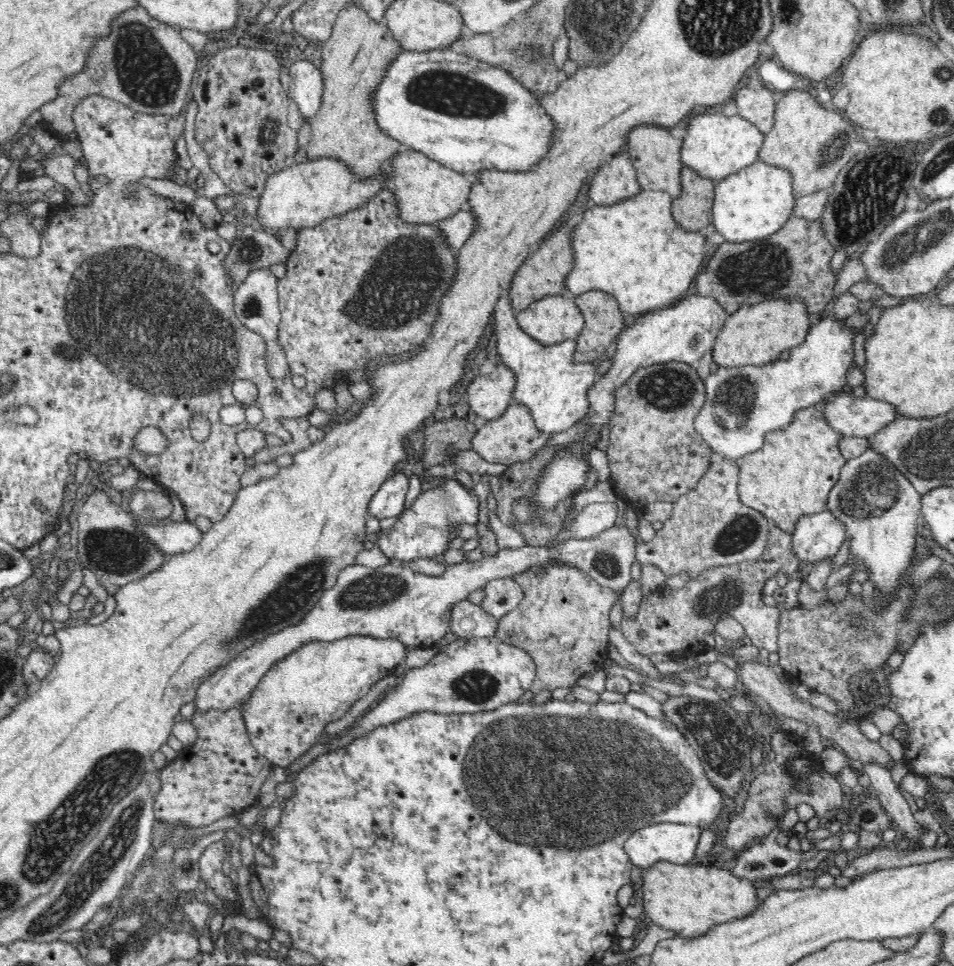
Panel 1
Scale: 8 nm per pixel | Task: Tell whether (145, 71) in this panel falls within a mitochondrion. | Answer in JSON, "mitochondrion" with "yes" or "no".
{"mitochondrion":"yes"}

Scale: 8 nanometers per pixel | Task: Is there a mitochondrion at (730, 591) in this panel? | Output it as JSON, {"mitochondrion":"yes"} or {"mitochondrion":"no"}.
{"mitochondrion":"yes"}

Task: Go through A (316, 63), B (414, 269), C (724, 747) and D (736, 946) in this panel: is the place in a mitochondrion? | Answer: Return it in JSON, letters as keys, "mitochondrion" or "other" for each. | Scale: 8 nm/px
{"A":"other","B":"mitochondrion","C":"mitochondrion","D":"other"}

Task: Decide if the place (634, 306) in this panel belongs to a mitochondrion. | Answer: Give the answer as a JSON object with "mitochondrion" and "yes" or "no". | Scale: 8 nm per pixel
{"mitochondrion":"no"}

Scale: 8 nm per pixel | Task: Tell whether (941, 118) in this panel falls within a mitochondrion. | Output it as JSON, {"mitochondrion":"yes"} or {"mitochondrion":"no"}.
{"mitochondrion":"yes"}

